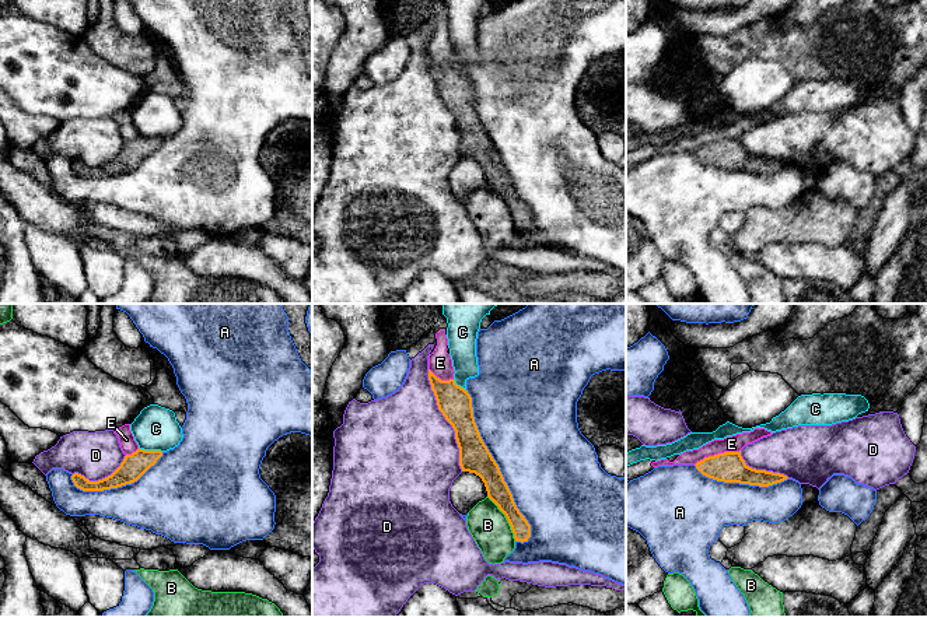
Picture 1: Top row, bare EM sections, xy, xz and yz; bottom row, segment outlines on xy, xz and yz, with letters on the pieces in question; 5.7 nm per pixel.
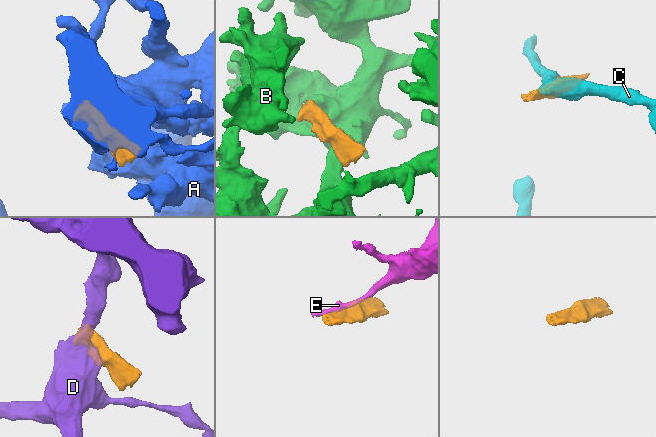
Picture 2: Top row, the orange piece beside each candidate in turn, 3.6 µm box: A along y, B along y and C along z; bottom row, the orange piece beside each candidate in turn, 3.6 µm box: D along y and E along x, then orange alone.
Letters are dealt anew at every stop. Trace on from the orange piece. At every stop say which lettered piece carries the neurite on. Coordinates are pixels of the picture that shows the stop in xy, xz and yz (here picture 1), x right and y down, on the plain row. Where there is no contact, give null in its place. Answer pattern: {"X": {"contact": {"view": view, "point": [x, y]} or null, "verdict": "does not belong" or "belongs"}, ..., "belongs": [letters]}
{"A": {"contact": {"view": "xz", "point": [497, 153]}, "verdict": "does not belong"}, "B": {"contact": {"view": "xz", "point": [506, 203]}, "verdict": "does not belong"}, "C": {"contact": {"view": "xy", "point": [150, 137]}, "verdict": "does not belong"}, "D": {"contact": {"view": "xz", "point": [445, 105]}, "verdict": "does not belong"}, "E": {"contact": {"view": "yz", "point": [719, 140]}, "verdict": "does not belong"}, "belongs": []}

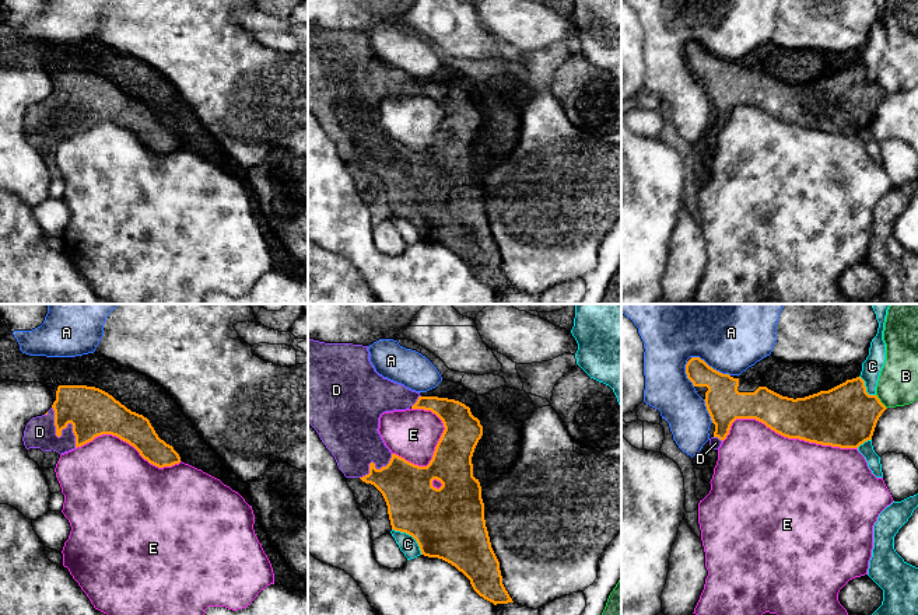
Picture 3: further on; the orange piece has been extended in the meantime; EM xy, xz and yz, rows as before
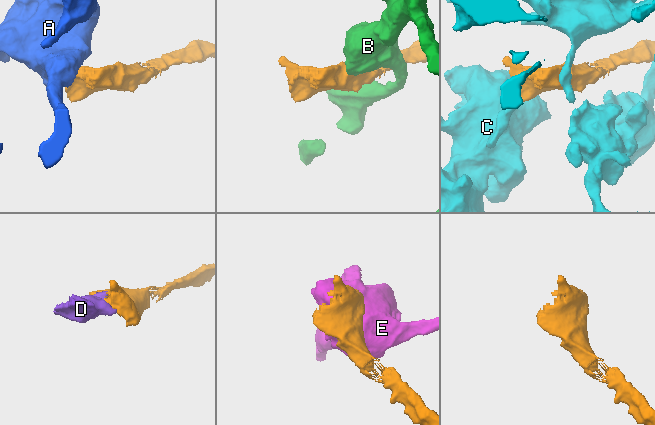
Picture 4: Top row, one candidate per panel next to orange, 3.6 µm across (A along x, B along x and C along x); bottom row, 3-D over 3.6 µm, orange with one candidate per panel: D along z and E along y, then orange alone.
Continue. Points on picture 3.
{"A": {"contact": {"view": "yz", "point": [711, 53]}, "verdict": "does not belong"}, "B": {"contact": {"view": "yz", "point": [879, 87]}, "verdict": "does not belong"}, "C": {"contact": {"view": "xz", "point": [410, 220]}, "verdict": "does not belong"}, "D": {"contact": {"view": "xy", "point": [60, 118]}, "verdict": "belongs"}, "E": {"contact": {"view": "yz", "point": [787, 122]}, "verdict": "does not belong"}, "belongs": ["D"]}

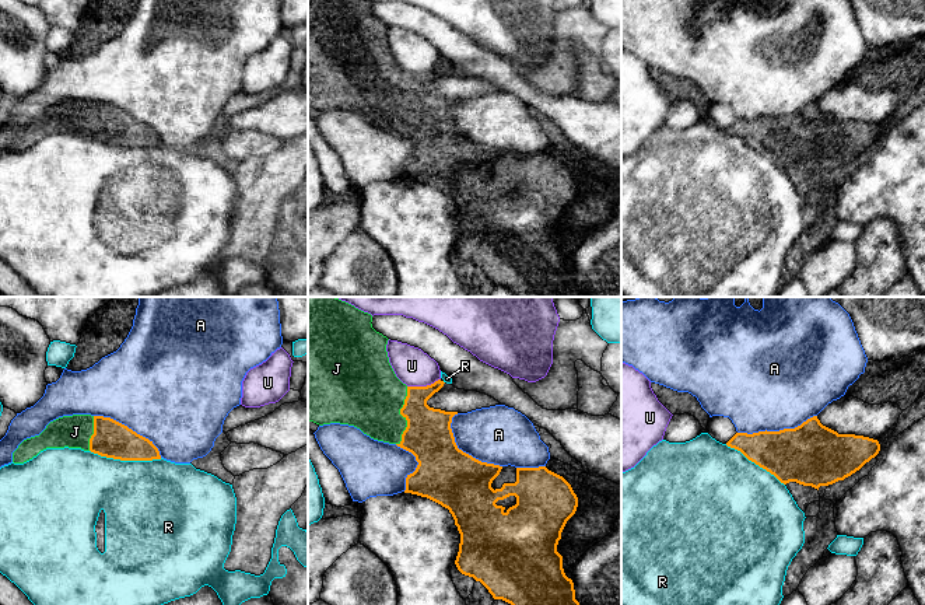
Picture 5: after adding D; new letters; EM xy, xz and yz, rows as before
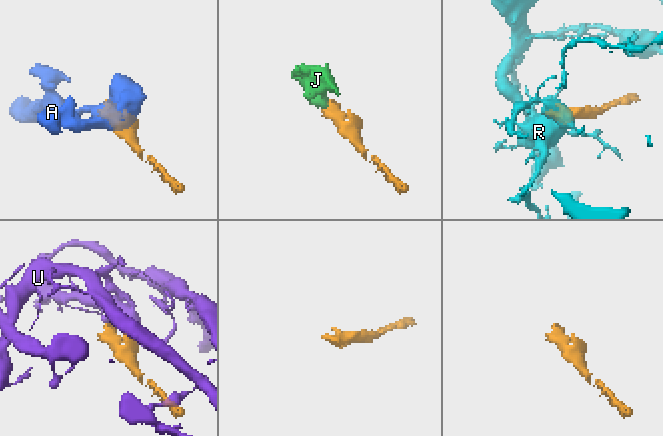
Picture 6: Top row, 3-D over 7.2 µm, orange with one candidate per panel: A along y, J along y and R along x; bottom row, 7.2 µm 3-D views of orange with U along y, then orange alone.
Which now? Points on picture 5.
{"A": {"contact": {"view": "xz", "point": [462, 137]}, "verdict": "does not belong"}, "J": {"contact": {"view": "xz", "point": [402, 101]}, "verdict": "belongs"}, "R": {"contact": {"view": "xy", "point": [126, 146]}, "verdict": "does not belong"}, "U": {"contact": {"view": "xz", "point": [423, 73]}, "verdict": "does not belong"}, "belongs": ["J"]}

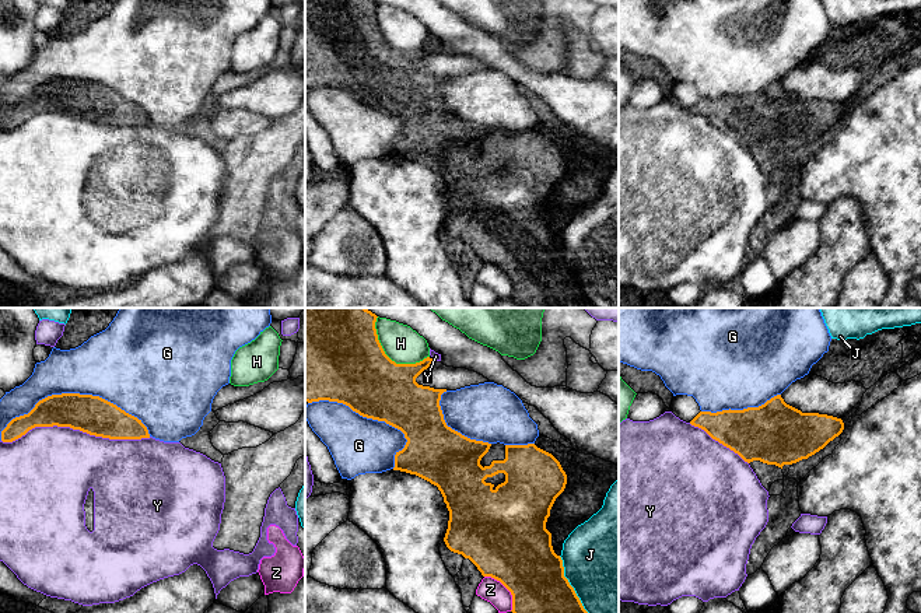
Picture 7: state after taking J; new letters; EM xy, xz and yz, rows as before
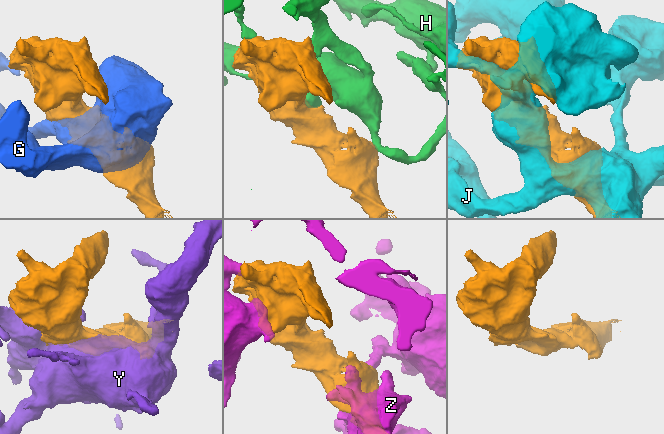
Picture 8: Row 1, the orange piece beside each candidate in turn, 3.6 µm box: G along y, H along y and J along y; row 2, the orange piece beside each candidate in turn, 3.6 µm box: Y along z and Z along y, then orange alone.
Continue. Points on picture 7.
{"G": {"contact": {"view": "xy", "point": [77, 80]}, "verdict": "does not belong"}, "H": {"contact": {"view": "xz", "point": [388, 44]}, "verdict": "does not belong"}, "J": {"contact": {"view": "xz", "point": [573, 275]}, "verdict": "does not belong"}, "Y": {"contact": {"view": "xy", "point": [76, 115]}, "verdict": "does not belong"}, "Z": {"contact": {"view": "xz", "point": [507, 275]}, "verdict": "does not belong"}, "belongs": []}

